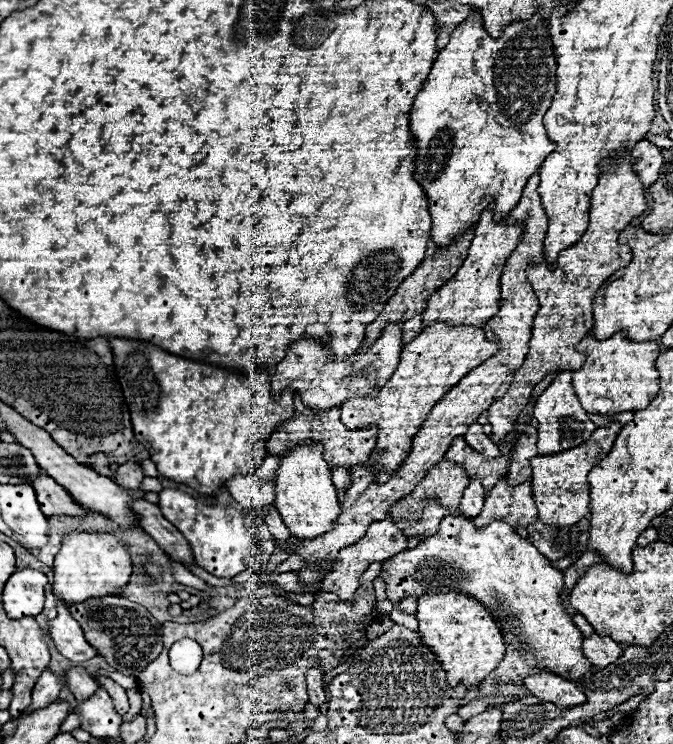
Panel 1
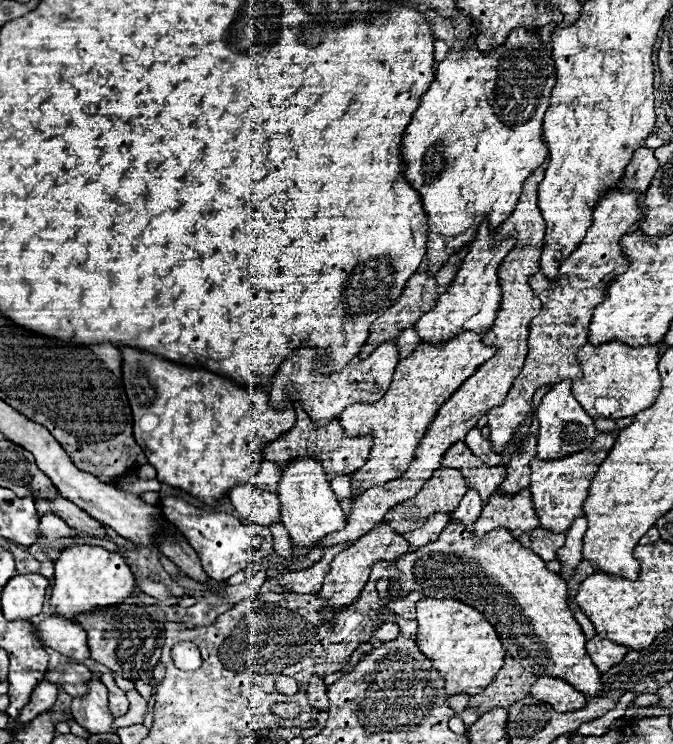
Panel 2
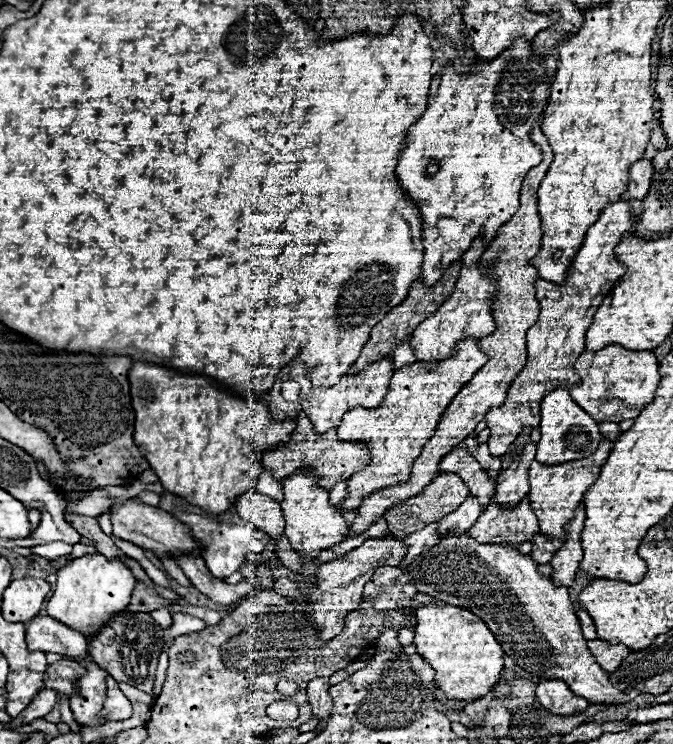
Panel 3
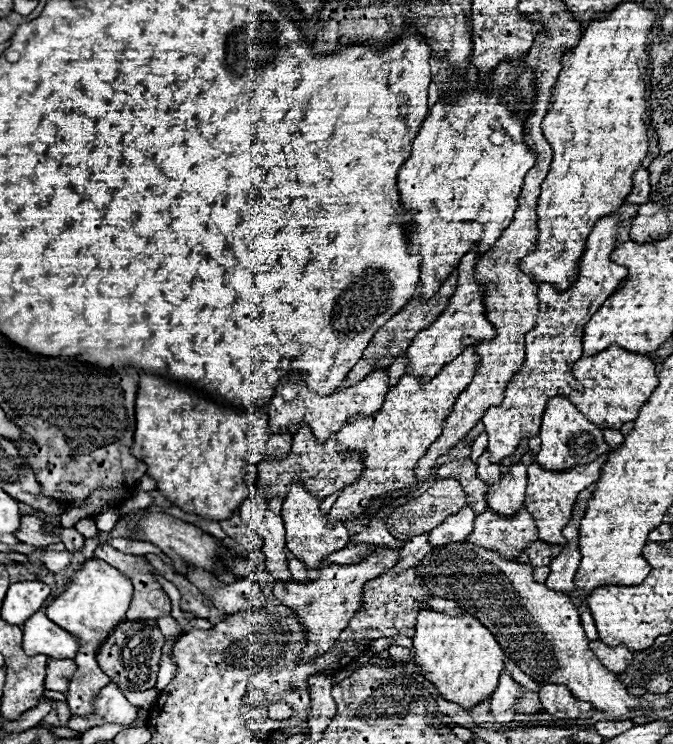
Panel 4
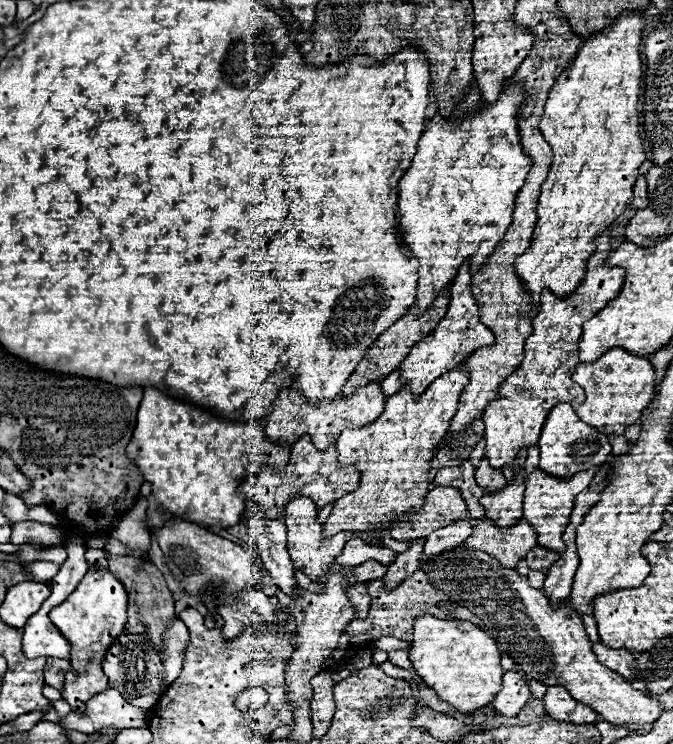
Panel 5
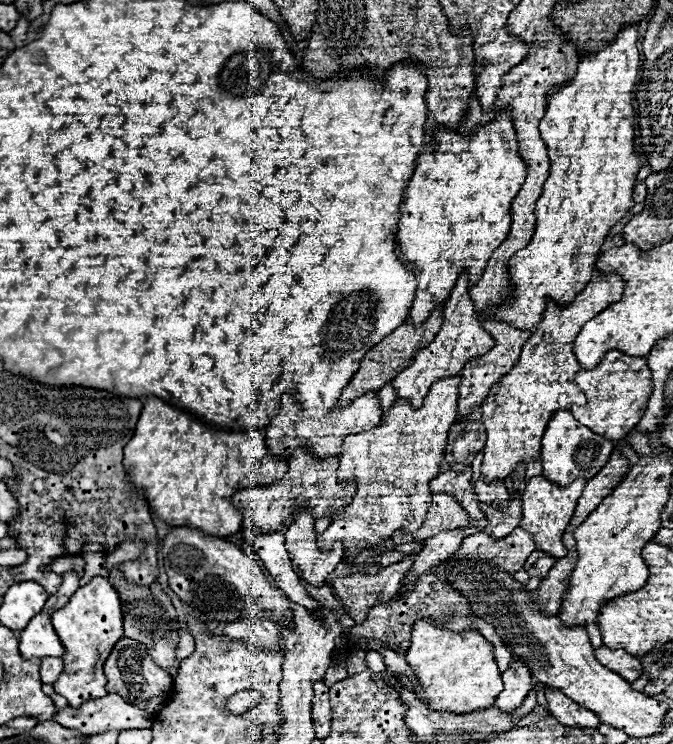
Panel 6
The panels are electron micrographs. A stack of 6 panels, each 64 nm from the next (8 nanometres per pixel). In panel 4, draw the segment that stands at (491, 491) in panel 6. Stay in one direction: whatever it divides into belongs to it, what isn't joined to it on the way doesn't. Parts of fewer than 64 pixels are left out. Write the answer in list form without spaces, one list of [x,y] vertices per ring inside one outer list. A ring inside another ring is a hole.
[[[484,452],[480,458],[478,458],[478,474],[480,480],[484,480],[488,486],[496,484],[496,480],[500,480],[502,472],[500,472],[500,466],[498,464],[492,464],[488,460],[488,452]]]

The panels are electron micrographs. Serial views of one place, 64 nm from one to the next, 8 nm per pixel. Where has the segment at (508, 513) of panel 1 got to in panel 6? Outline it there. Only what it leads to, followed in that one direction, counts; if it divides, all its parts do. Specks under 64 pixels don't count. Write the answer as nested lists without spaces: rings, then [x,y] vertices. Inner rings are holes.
[[[524,528],[512,530],[502,540],[494,540],[480,530],[478,534],[462,540],[462,546],[456,550],[454,560],[460,560],[460,556],[472,556],[488,564],[496,564],[500,570],[508,574],[516,574],[518,570],[522,570],[532,548],[536,548],[532,534]]]

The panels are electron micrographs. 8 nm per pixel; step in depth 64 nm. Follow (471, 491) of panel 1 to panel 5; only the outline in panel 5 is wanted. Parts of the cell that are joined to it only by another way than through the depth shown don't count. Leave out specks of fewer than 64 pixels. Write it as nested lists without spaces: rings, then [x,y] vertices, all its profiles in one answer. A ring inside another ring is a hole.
[[[458,520],[450,526],[432,532],[430,536],[426,536],[420,564],[424,564],[424,560],[432,560],[432,556],[440,556],[440,552],[448,552],[448,548],[458,548],[460,544],[464,544],[470,532],[472,532],[472,524],[468,520]]]

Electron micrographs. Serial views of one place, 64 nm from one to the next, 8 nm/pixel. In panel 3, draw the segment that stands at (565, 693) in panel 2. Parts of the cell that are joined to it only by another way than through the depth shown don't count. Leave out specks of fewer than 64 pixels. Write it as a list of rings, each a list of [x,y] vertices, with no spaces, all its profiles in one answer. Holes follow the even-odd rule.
[[[544,680],[536,688],[538,702],[548,708],[550,712],[556,712],[556,716],[574,716],[576,712],[584,712],[590,702],[576,696],[564,682],[560,680]]]

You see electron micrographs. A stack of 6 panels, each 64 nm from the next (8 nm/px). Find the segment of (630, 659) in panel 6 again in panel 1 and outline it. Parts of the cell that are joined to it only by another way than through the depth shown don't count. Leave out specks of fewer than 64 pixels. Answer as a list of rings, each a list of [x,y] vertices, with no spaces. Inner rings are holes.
[[[592,634],[590,638],[584,638],[584,656],[588,658],[588,662],[592,666],[606,668],[608,664],[612,664],[620,658],[620,652],[624,652],[622,644],[614,642],[608,636],[602,638],[598,634]]]

